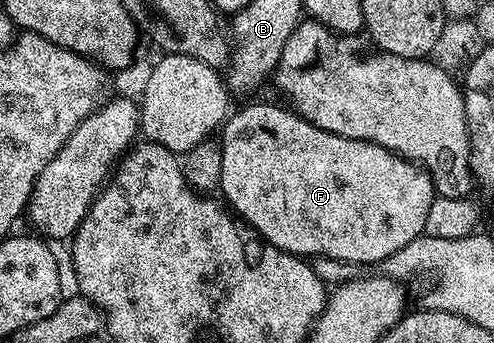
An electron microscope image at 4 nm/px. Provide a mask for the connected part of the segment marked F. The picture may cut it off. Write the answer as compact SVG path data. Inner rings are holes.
M252 103L249 107L242 108L241 111L233 110L224 120L222 130L218 135L218 142L222 149L222 181L218 188L219 194L224 194L223 202L241 220L244 218L243 222L251 227L265 243L271 243L278 249L301 257L325 255L326 258L336 258L338 261L350 262L355 265L363 265L362 263L380 265L384 259L397 253L401 247L409 244L414 238L425 234L427 213L430 212L432 201L437 197L436 191L432 188L432 178L428 176L425 168L421 167L419 163L413 163L410 159L403 159L400 155L395 155L390 149L377 143L326 133L322 129L313 127L301 115L297 115L287 106L284 107L275 107L272 103Z

